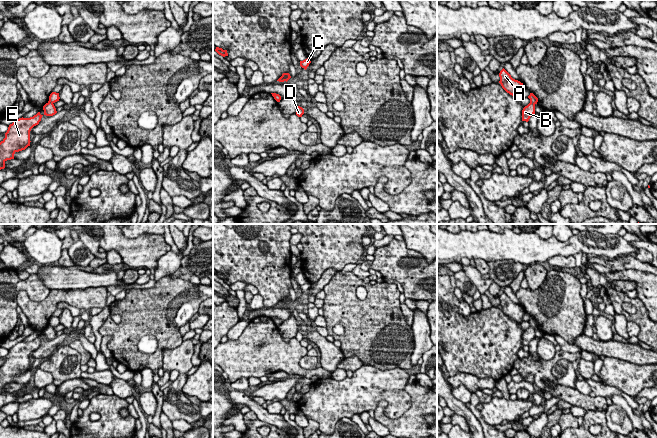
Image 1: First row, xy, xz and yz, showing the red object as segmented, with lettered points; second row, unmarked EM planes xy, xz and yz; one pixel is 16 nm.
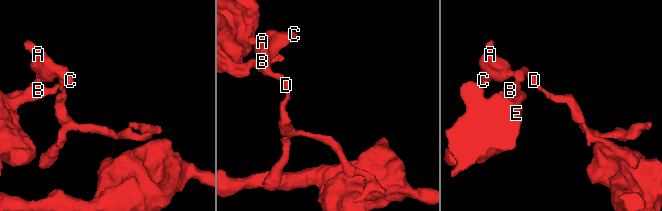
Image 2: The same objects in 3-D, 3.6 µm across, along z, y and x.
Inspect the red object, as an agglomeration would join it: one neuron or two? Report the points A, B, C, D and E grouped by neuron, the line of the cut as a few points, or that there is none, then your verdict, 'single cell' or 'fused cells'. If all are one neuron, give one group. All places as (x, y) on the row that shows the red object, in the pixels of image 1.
A C D / B E | yz (530, 101), (534, 104) | fused cells

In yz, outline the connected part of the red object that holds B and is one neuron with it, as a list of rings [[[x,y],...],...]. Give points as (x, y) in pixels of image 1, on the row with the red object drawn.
[[[530,102],[527,106],[525,106],[522,110],[522,121],[528,122],[530,117],[535,114],[535,104]]]

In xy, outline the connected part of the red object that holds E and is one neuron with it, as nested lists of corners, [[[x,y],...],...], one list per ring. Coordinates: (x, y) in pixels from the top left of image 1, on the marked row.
[[[38,112],[30,118],[19,118],[9,125],[5,138],[0,142],[0,170],[5,168],[7,160],[14,159],[16,152],[30,146],[30,131],[38,125],[43,115]]]

